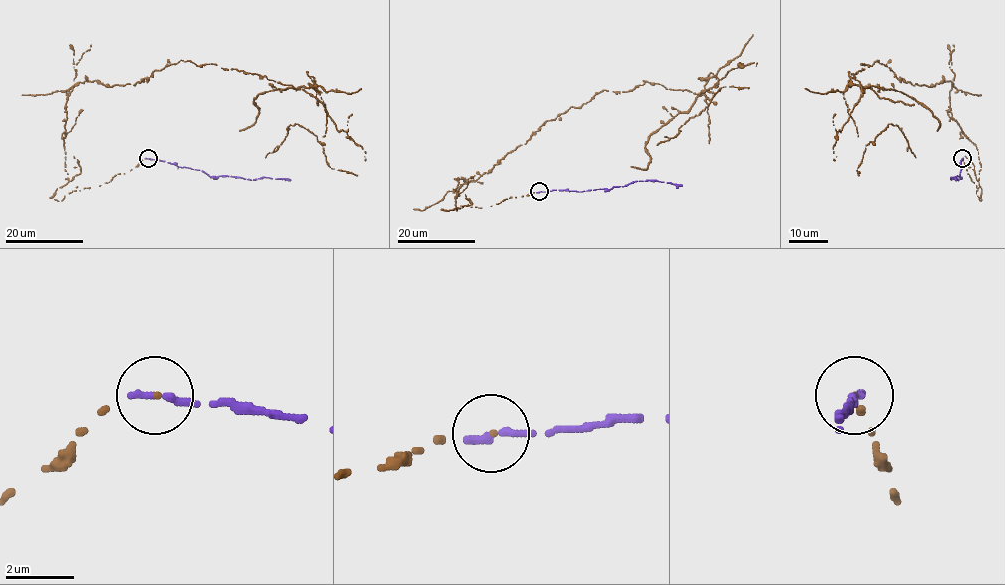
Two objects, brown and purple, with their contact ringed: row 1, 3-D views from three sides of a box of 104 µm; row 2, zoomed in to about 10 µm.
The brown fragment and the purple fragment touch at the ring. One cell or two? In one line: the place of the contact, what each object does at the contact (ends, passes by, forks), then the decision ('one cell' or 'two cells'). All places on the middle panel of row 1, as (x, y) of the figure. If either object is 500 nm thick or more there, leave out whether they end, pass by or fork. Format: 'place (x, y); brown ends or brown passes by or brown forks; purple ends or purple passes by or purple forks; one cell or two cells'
place (539, 191); brown ends; purple ends; two cells

